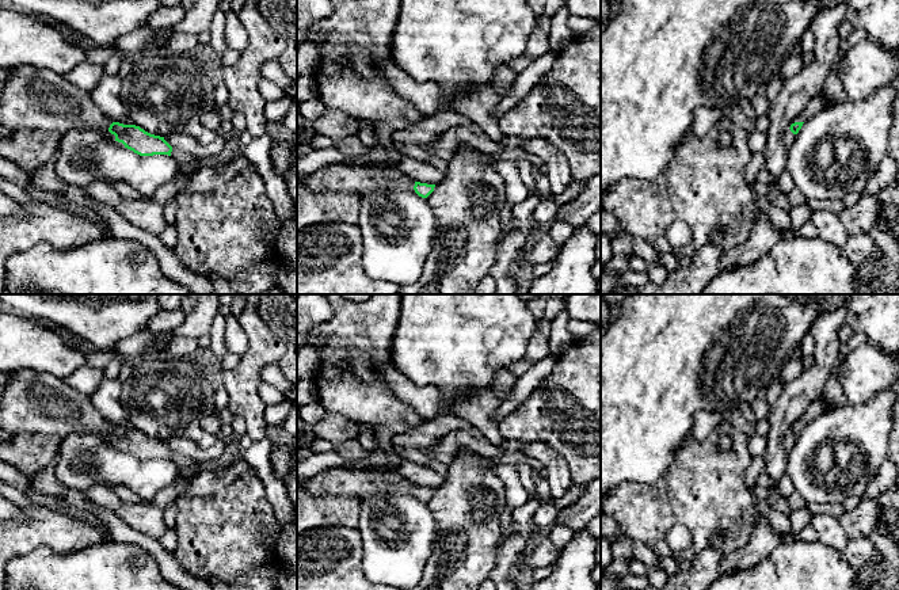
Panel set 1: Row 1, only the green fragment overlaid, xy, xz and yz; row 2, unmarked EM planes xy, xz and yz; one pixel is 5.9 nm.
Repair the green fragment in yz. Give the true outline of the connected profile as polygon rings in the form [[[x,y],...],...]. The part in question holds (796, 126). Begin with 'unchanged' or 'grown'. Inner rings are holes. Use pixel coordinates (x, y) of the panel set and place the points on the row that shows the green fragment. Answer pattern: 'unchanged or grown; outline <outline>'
grown; outline [[[812,96],[811,100],[808,102],[807,109],[800,113],[793,123],[791,125],[791,127],[784,133],[784,142],[786,145],[786,148],[789,148],[796,137],[796,134],[799,133],[799,130],[801,129],[803,123],[805,119],[808,119],[815,111],[819,111],[823,109],[823,102],[819,96]]]

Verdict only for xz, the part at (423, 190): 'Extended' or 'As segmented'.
Extended

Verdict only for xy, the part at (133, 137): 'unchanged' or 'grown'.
grown

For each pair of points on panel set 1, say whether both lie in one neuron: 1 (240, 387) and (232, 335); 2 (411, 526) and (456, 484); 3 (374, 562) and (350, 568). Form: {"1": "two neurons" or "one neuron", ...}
{"1": "two neurons", "2": "two neurons", "3": "two neurons"}

